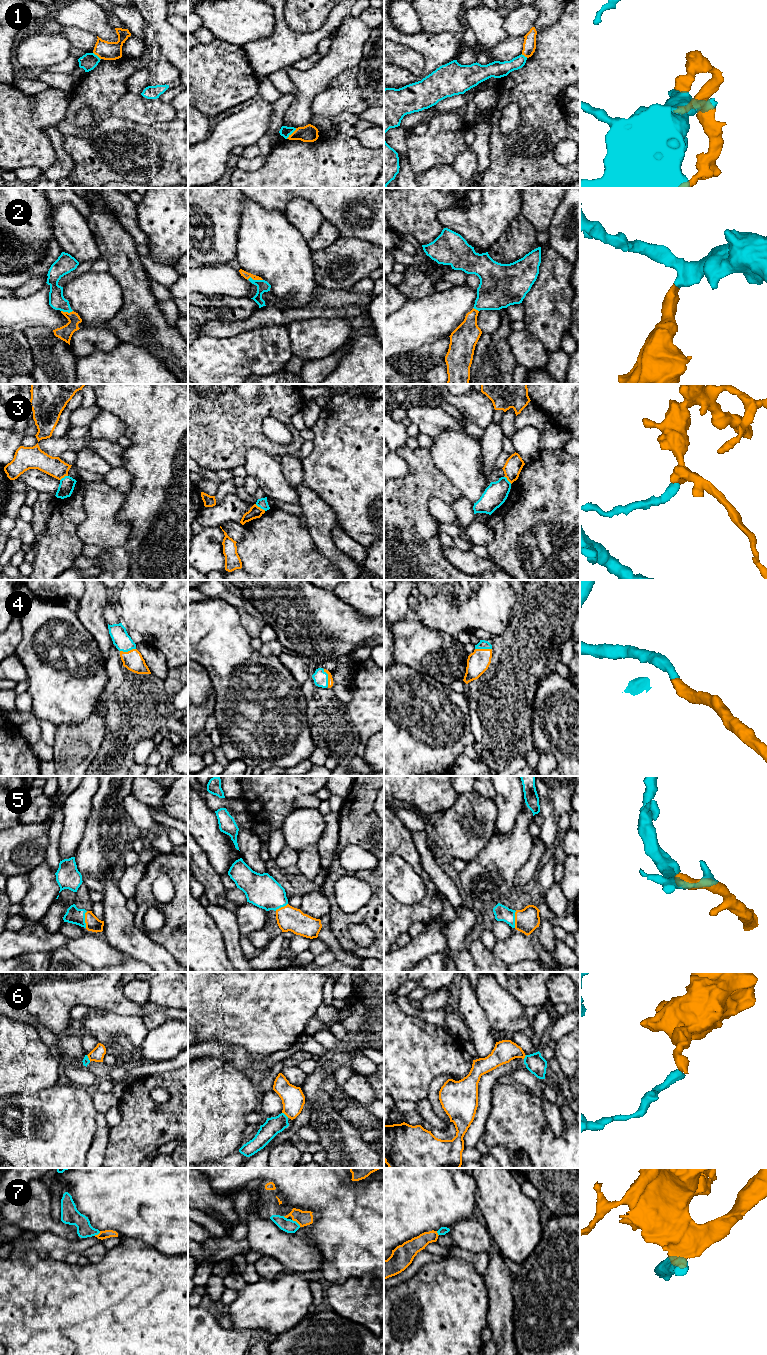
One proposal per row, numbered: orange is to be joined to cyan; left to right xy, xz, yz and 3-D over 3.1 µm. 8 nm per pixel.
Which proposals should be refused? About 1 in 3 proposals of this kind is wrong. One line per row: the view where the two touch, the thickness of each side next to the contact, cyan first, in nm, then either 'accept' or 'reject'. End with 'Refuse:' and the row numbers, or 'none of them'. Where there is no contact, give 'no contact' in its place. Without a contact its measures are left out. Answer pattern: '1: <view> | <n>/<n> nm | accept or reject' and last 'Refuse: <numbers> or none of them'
1: xz | 90/140 nm | reject
2: xz | 100/60 nm | accept
3: xz | 80/100 nm | reject
4: xz | 120/50 nm | accept
5: xy | 130/120 nm | accept
6: xz | 140/190 nm | reject
7: xz | 110/120 nm | accept
Refuse: 1, 3, 6

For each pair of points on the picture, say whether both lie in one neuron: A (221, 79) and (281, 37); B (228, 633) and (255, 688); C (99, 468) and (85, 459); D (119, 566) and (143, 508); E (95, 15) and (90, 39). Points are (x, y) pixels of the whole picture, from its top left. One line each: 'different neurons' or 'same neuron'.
A: different neurons
B: same neuron
C: same neuron
D: same neuron
E: different neurons

